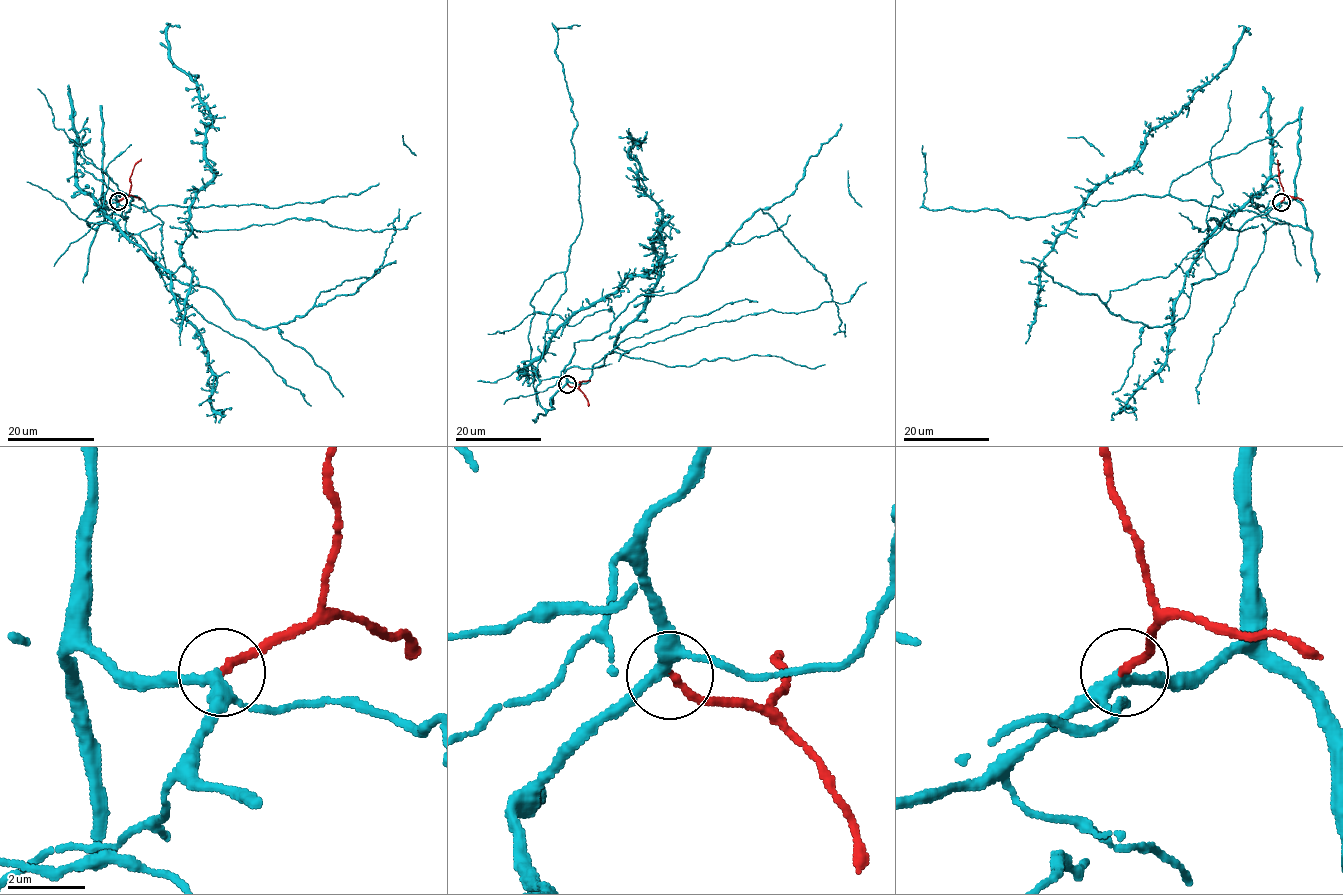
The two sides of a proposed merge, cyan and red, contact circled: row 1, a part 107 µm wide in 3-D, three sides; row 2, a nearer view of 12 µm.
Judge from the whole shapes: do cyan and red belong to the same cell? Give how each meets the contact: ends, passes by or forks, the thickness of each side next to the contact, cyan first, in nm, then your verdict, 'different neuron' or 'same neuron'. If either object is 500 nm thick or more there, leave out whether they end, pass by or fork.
cyan forks; red ends; calibres 280 and 200 nm; different neuron

